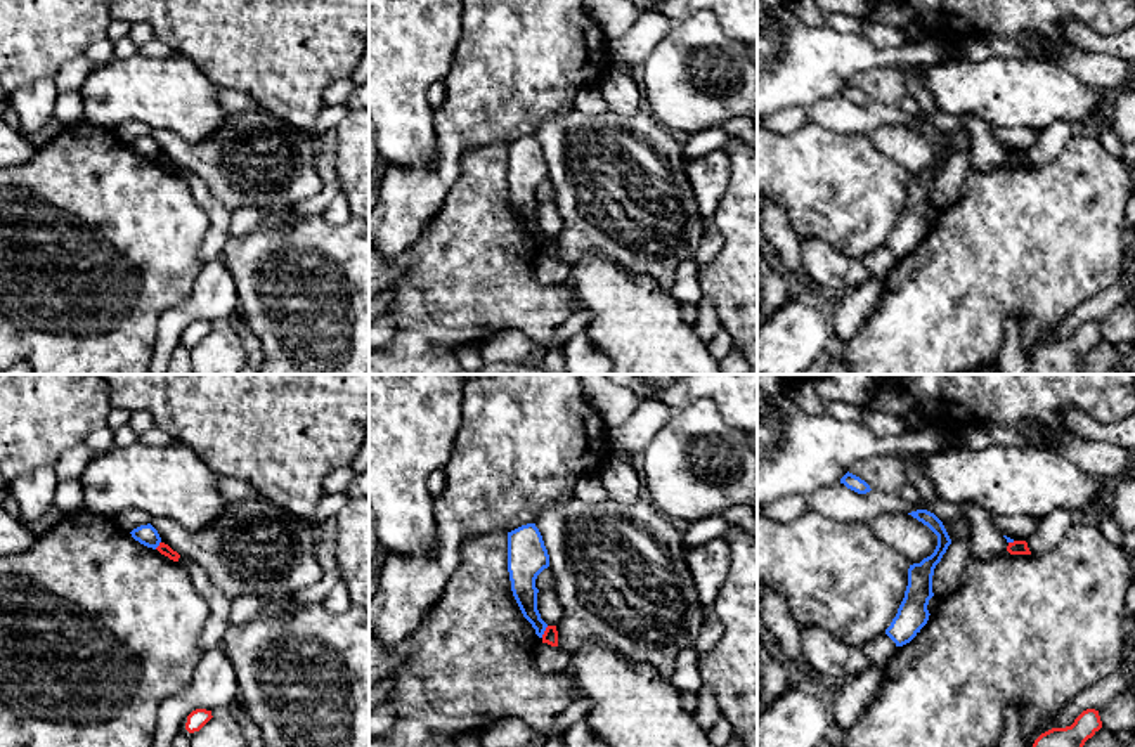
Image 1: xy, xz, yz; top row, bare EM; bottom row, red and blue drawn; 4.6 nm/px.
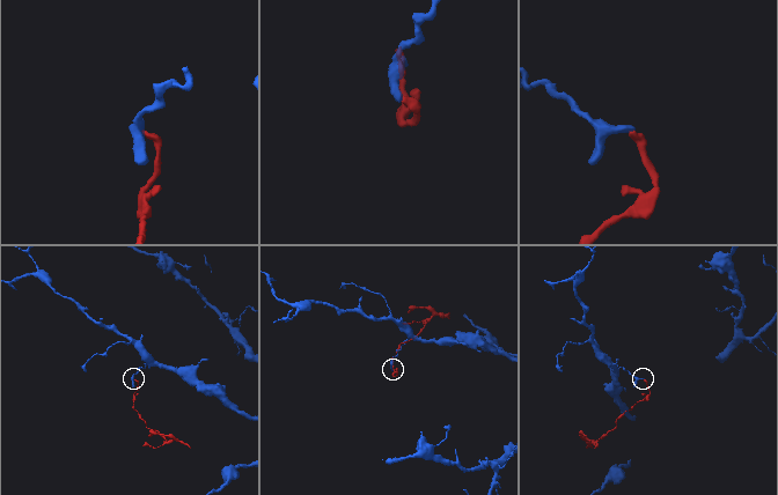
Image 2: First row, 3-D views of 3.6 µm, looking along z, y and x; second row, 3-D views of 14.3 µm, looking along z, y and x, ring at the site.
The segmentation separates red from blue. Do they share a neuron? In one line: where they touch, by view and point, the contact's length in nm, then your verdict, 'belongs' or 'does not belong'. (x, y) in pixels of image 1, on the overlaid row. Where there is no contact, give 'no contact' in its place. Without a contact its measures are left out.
contact xz (544, 631); length 70 nm; does not belong

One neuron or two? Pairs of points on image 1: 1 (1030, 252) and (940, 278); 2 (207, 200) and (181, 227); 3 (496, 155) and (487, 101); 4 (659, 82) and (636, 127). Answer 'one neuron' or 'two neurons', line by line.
1: one neuron
2: two neurons
3: two neurons
4: two neurons

